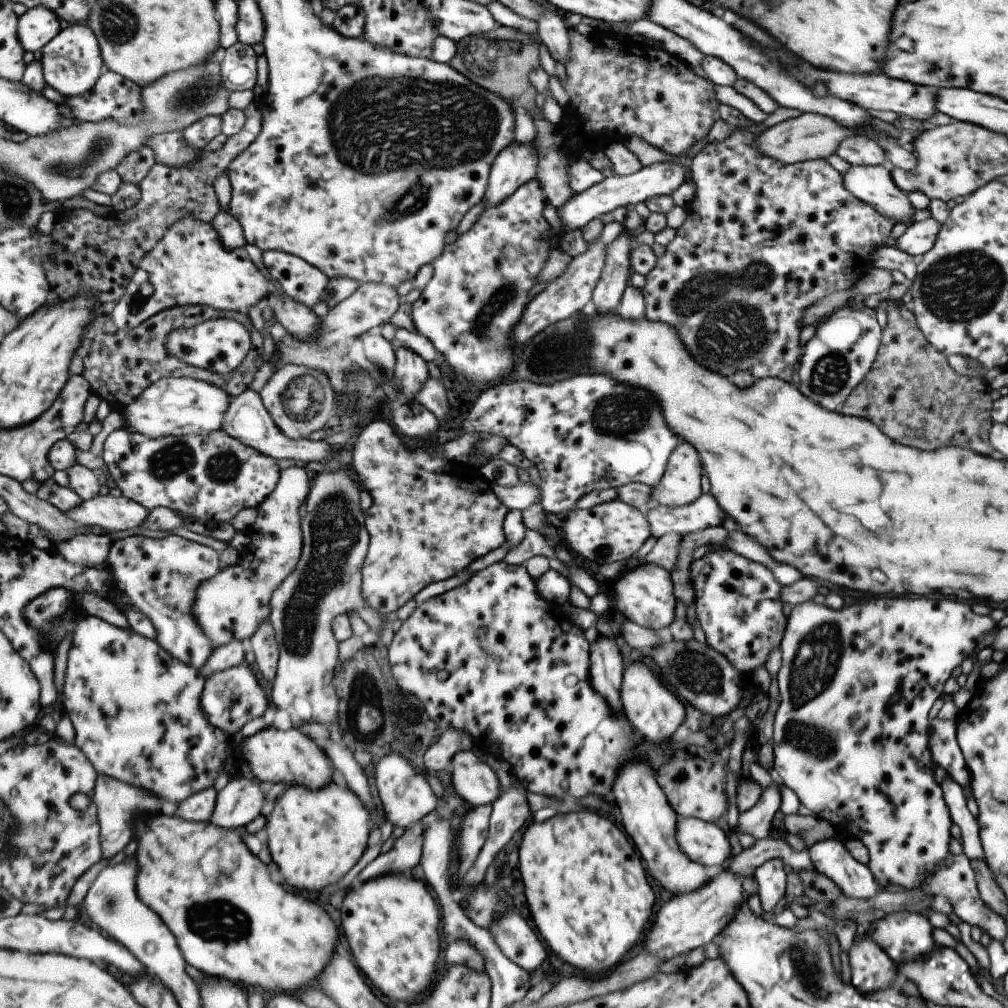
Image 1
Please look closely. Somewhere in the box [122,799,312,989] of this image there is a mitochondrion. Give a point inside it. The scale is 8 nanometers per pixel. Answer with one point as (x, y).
(222, 921)

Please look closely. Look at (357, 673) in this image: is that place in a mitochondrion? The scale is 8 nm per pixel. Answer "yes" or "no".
yes

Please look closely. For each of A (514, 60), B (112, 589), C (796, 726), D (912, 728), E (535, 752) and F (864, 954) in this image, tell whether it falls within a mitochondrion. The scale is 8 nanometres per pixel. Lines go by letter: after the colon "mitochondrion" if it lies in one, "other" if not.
A: mitochondrion
B: other
C: mitochondrion
D: other
E: other
F: other

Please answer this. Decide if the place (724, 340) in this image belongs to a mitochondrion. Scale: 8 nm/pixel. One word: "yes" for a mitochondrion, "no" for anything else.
yes

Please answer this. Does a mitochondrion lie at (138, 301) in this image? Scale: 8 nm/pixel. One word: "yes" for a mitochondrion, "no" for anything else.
no

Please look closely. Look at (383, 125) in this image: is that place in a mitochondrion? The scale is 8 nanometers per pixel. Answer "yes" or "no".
yes

